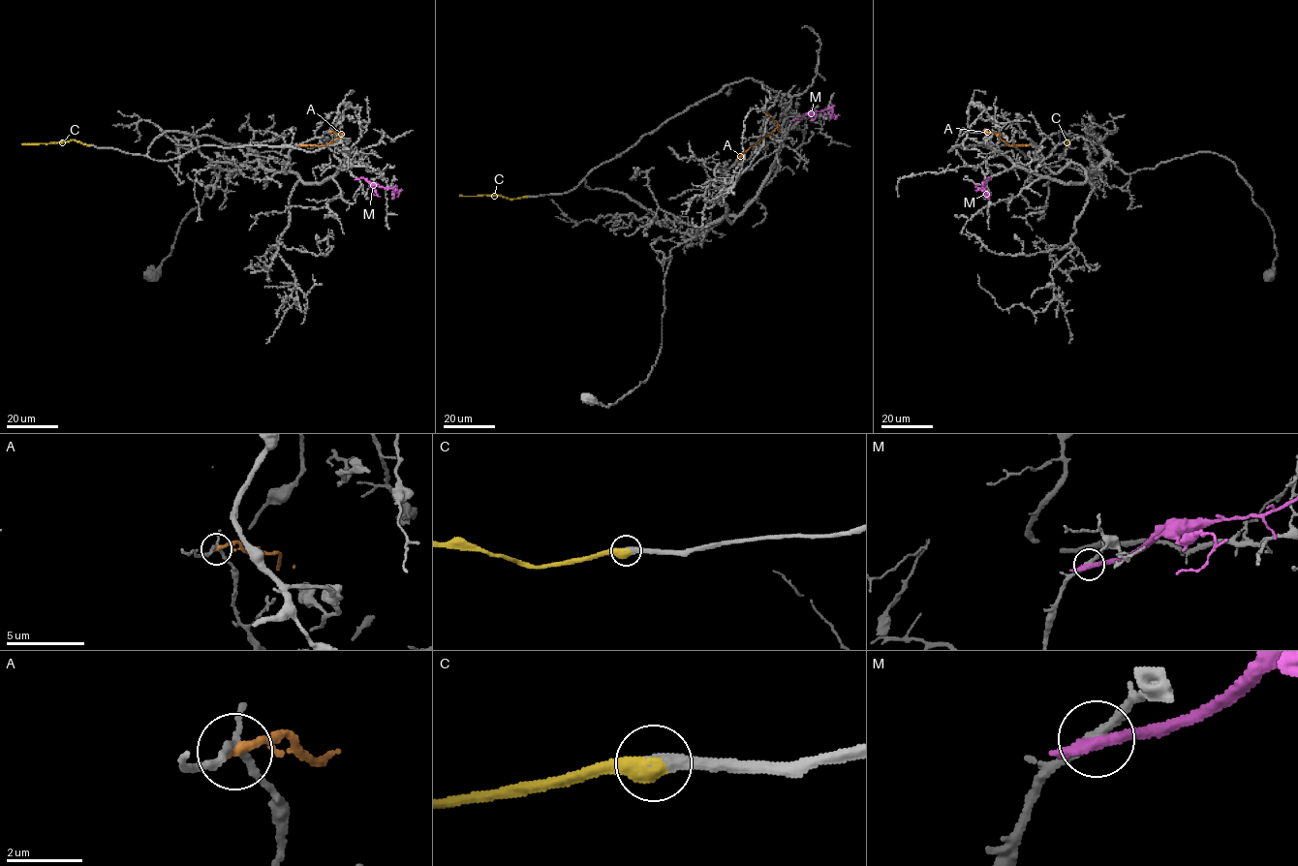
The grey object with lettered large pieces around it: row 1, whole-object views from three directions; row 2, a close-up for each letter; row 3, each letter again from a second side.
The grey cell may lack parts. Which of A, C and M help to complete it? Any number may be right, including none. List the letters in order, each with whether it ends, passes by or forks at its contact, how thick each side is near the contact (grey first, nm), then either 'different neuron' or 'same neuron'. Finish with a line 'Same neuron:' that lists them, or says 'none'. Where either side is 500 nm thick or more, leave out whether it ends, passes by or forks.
A: it ends | 170/240 nm | different neuron
C: 360/550 nm | same neuron
M: it ends | 240/480 nm | different neuron
Same neuron: C

